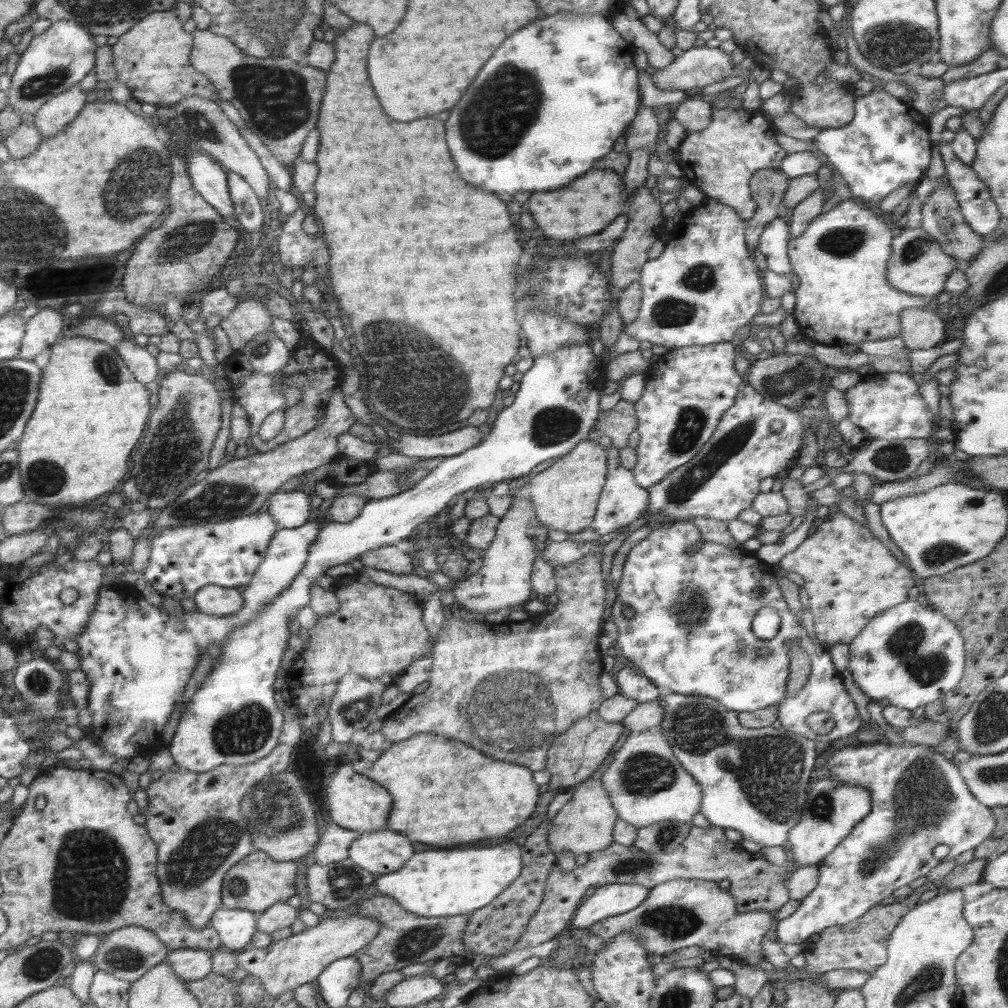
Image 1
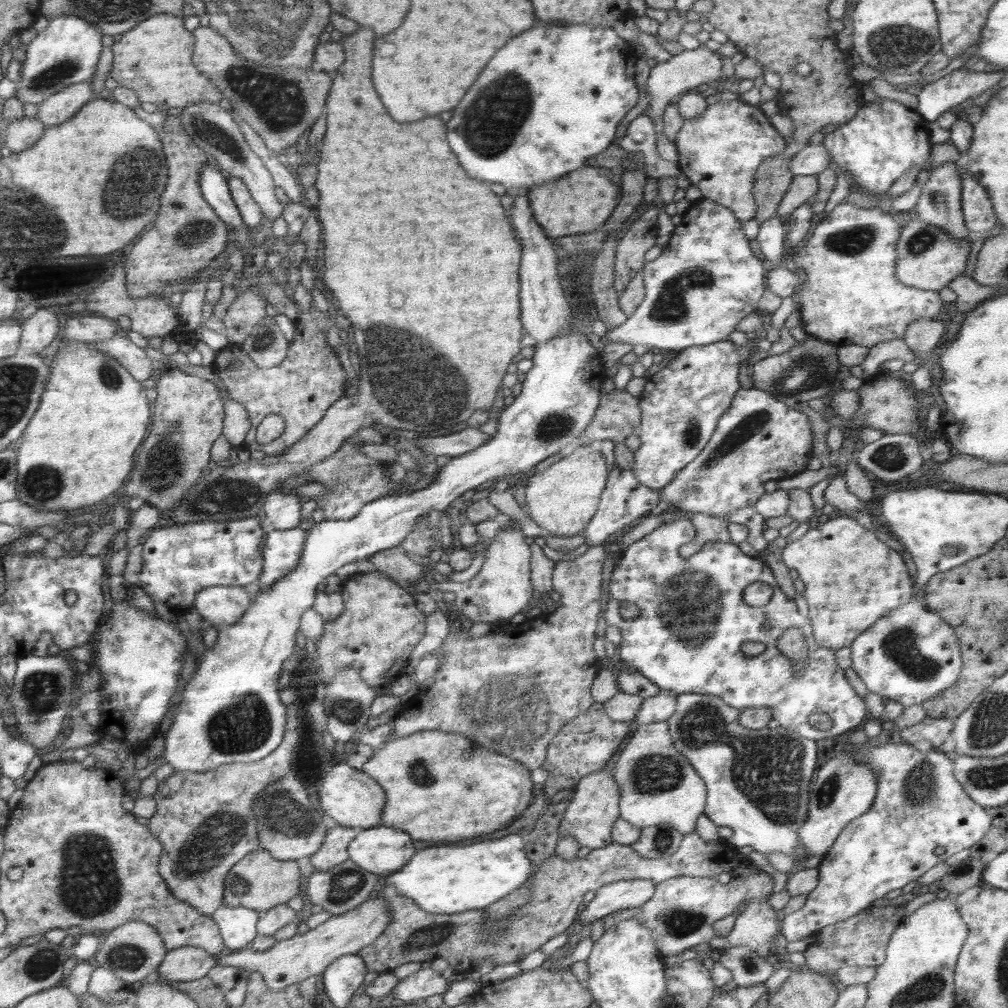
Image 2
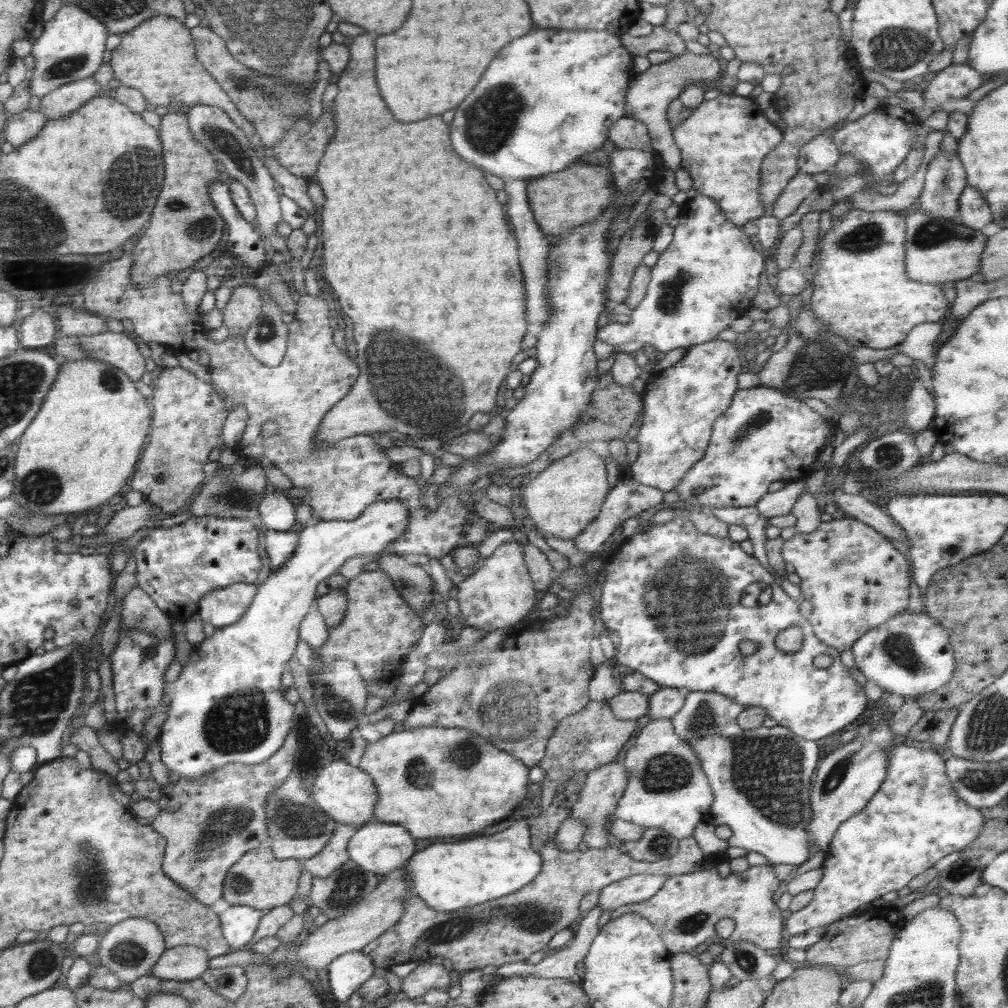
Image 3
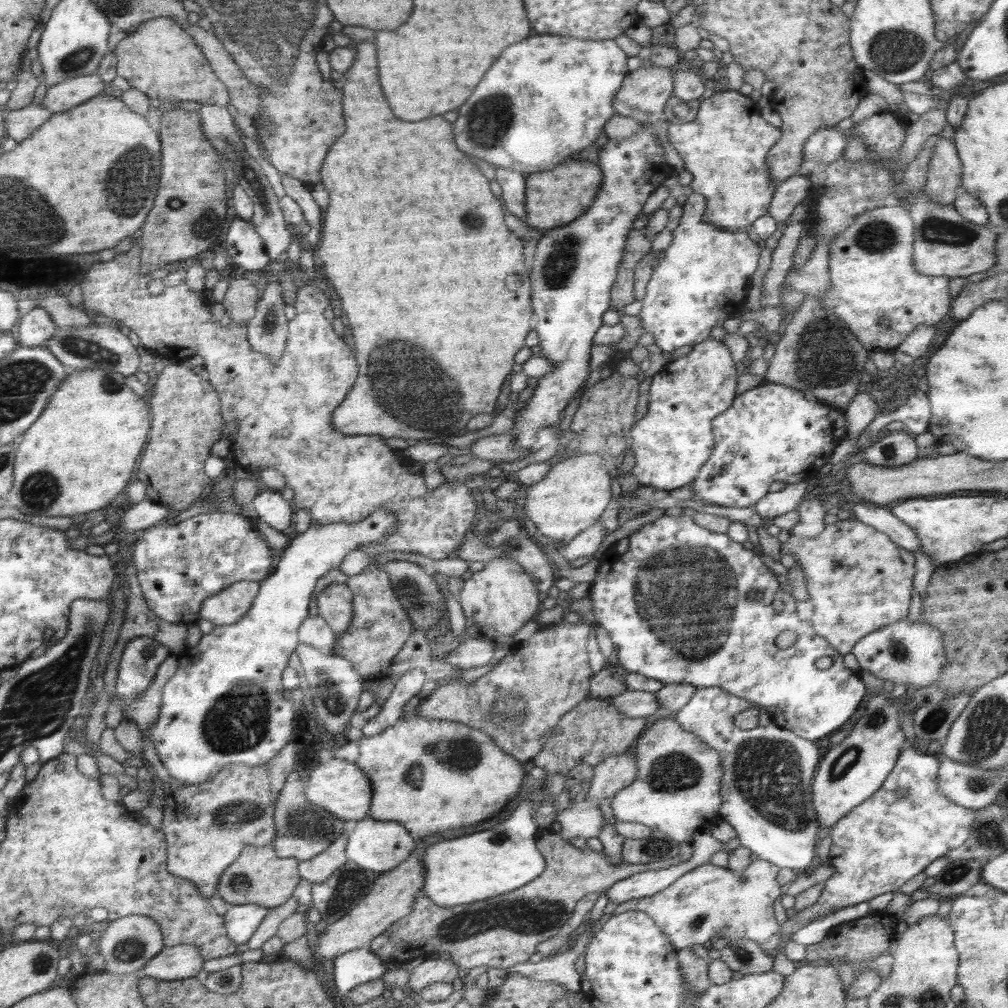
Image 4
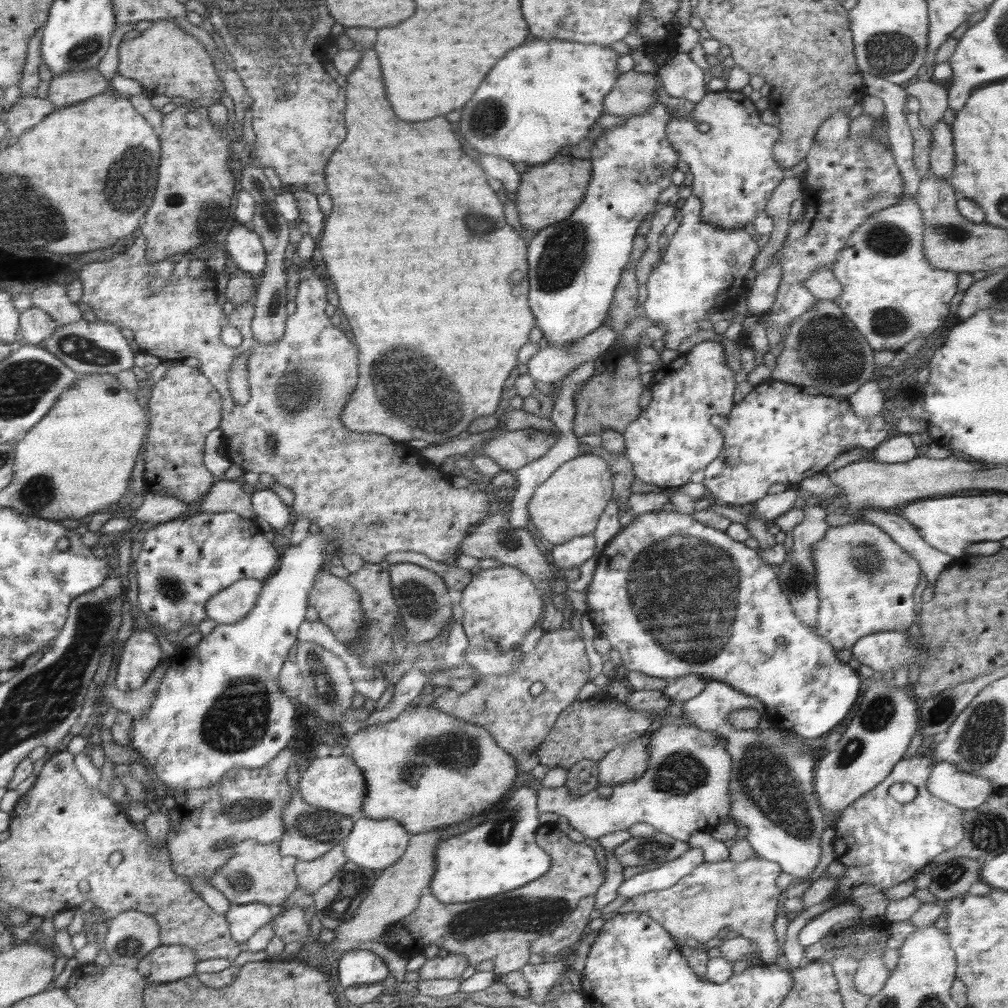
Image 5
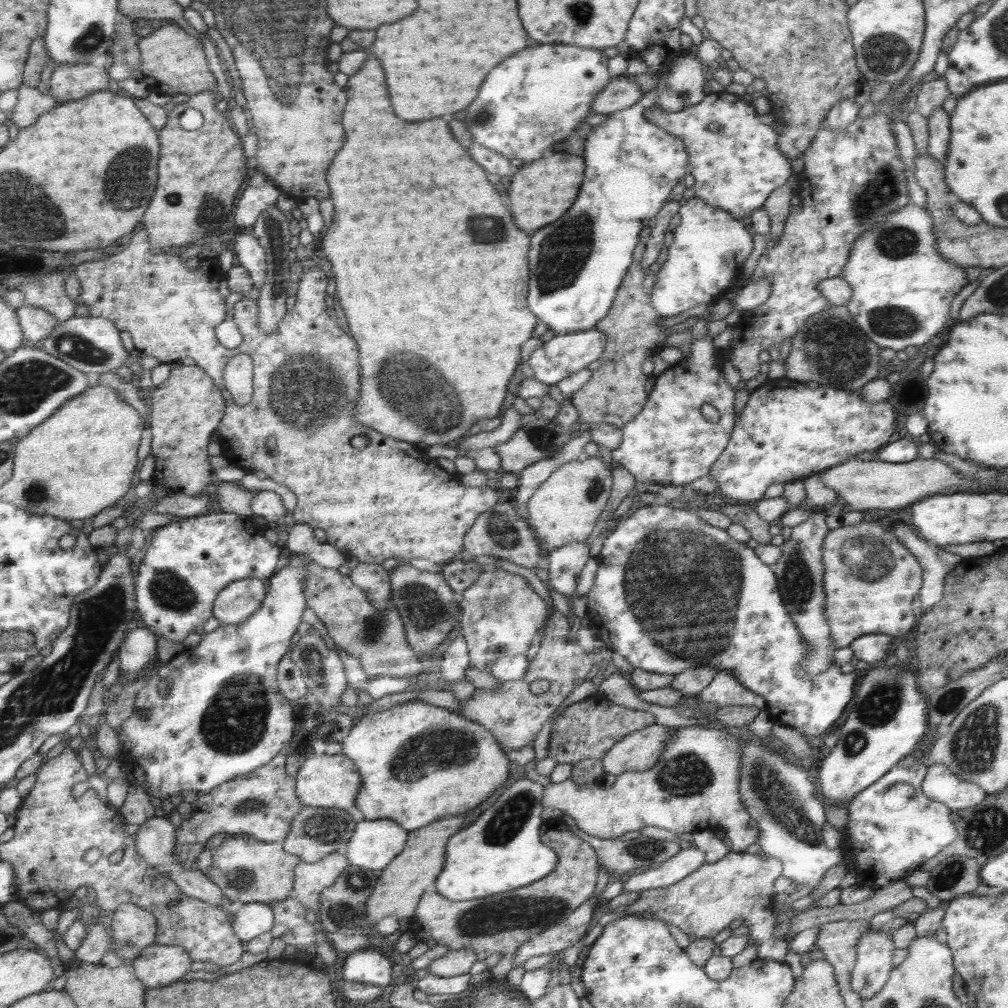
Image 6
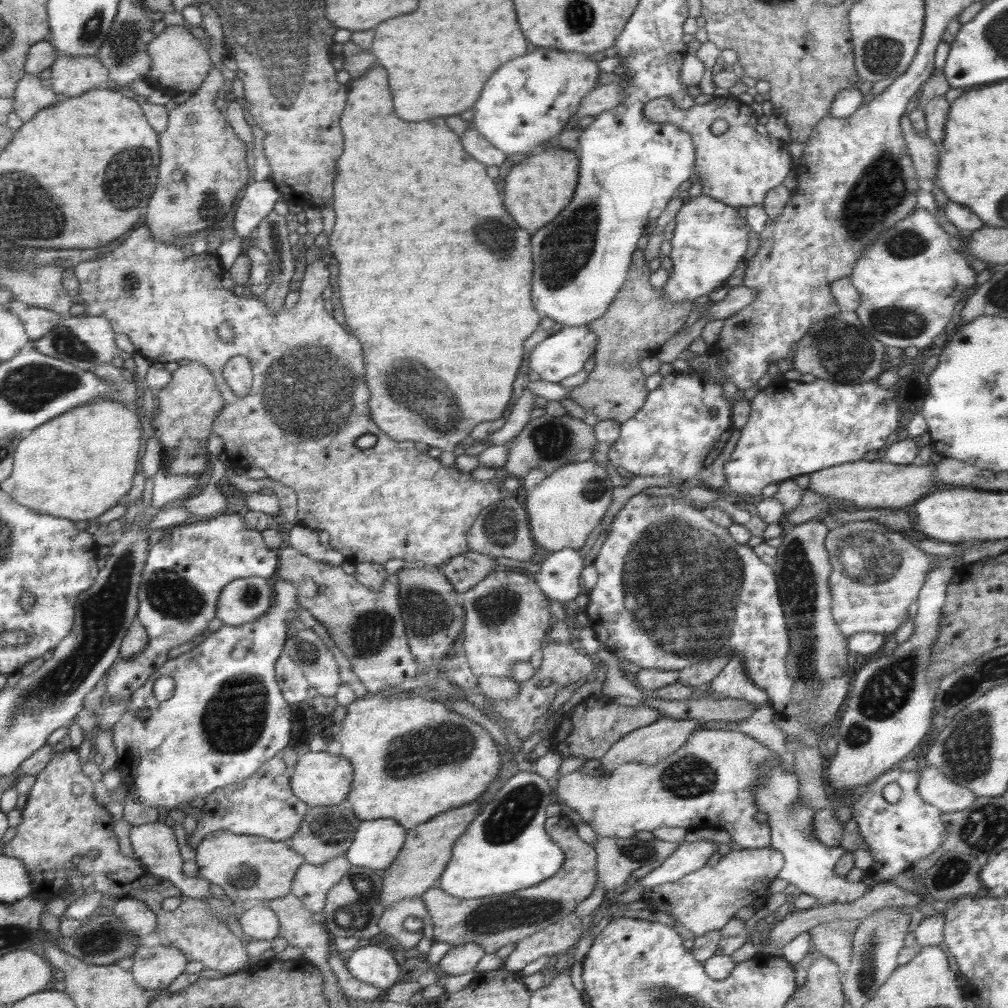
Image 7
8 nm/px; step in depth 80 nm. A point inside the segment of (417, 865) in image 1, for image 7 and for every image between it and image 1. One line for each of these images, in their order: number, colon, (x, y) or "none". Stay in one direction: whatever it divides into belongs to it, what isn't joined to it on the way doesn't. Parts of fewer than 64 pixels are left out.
2: (452, 879)
3: (446, 877)
4: (495, 861)
5: (499, 855)
6: (500, 851)
7: (505, 849)

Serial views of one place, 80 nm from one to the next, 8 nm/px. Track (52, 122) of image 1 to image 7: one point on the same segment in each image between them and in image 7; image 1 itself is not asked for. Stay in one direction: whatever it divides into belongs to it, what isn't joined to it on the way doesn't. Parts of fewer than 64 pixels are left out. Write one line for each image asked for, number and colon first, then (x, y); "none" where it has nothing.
2: (63, 105)
3: (63, 101)
4: (67, 94)
5: (70, 88)
6: (69, 82)
7: (71, 76)

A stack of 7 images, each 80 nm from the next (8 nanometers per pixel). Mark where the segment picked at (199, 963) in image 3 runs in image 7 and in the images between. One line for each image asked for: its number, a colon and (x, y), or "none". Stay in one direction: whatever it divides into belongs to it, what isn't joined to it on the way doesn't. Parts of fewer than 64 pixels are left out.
4: (179, 962)
5: (167, 963)
6: (159, 965)
7: (154, 968)

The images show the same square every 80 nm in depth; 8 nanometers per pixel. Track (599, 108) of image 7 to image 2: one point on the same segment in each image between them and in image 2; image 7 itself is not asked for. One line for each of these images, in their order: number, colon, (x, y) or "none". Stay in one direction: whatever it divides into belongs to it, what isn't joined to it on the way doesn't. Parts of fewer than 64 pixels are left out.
2: (690, 68)
3: (648, 97)
4: (644, 94)
5: (633, 93)
6: (621, 93)

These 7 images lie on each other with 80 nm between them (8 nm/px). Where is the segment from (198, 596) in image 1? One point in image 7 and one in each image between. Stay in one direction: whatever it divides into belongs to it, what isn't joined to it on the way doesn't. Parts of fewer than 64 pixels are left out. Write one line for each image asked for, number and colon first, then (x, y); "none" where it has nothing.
2: (221, 605)
3: (224, 607)
4: (227, 608)
5: (231, 606)
6: (238, 602)
7: (248, 599)

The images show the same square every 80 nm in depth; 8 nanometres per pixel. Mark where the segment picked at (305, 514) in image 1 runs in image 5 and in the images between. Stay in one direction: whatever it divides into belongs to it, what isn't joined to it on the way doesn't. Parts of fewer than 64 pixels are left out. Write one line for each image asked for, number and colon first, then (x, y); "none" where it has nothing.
2: (282, 511)
3: (278, 512)
4: (270, 507)
5: (266, 504)

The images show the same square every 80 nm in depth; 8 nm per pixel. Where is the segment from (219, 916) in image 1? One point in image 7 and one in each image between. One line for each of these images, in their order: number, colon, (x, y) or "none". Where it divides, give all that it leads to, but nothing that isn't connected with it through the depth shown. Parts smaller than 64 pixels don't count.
2: (238, 925)
3: (239, 923)
4: (242, 921)
5: (244, 920)
6: (249, 920)
7: (259, 922)

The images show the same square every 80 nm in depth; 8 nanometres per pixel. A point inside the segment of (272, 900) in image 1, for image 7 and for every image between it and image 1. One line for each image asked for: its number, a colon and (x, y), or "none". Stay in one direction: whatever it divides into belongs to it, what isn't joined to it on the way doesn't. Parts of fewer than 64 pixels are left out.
2: (259, 882)
3: (259, 879)
4: (260, 876)
5: (256, 873)
6: (247, 870)
7: (245, 866)

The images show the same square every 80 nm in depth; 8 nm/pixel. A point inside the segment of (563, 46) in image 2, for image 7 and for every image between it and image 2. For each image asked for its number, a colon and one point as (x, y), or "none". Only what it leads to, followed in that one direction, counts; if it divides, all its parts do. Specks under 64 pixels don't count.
3: (555, 95)
4: (550, 97)
5: (548, 94)
6: (538, 98)
7: (531, 100)

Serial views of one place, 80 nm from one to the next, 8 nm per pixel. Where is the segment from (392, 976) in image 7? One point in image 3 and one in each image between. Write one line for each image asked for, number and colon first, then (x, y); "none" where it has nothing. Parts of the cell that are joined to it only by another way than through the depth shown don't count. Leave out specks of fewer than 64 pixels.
3: (350, 971)
4: (353, 968)
5: (358, 966)
6: (366, 965)

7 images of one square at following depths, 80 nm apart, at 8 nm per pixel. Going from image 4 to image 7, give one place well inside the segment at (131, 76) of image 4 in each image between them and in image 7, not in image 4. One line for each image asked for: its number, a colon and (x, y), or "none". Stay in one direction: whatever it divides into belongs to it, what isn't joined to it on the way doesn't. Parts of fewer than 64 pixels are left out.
5: (165, 60)
6: (172, 62)
7: (180, 64)

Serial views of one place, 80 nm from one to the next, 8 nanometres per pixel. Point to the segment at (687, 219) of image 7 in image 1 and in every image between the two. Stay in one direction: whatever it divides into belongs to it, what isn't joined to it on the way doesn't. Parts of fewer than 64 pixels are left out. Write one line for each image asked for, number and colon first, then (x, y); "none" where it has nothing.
1: (703, 289)
2: (706, 280)
3: (708, 276)
4: (703, 278)
5: (702, 272)
6: (709, 247)

